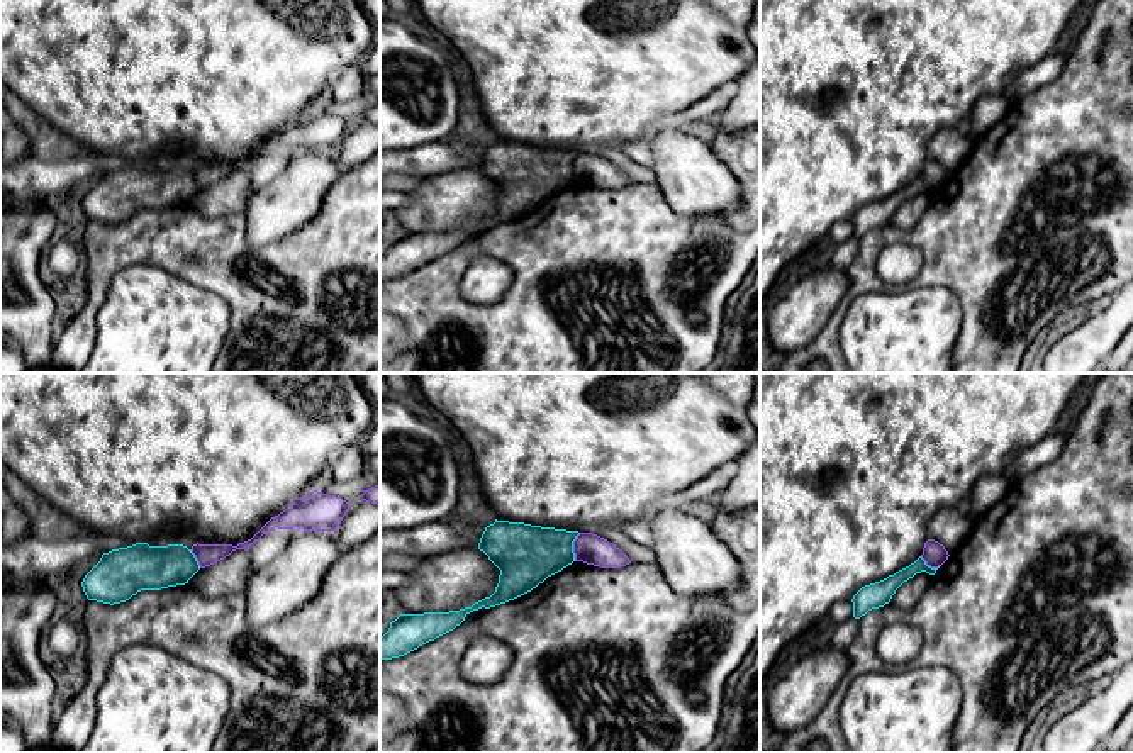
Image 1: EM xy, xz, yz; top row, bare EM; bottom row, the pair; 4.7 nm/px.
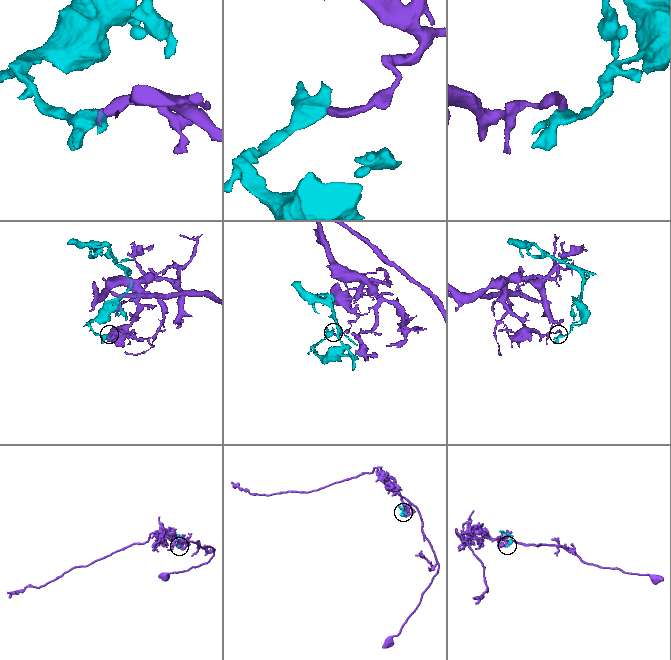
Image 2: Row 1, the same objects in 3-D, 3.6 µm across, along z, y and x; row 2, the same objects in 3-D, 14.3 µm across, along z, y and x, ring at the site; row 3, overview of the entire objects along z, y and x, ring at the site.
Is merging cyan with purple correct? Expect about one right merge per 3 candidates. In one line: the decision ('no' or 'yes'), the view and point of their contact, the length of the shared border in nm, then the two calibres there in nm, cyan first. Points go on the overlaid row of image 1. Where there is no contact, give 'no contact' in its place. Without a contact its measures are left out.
no | xz (572, 546) | 140 nm | 300/140 nm

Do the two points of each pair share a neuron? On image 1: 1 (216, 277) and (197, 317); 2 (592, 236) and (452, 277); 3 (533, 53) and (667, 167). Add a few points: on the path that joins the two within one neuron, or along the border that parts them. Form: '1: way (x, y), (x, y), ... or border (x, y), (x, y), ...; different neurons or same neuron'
1: border (173, 273), (212, 290), (226, 304), (231, 324); different neurons
2: way (555, 243), (480, 245); same neuron
3: border (665, 122), (648, 136); different neurons

